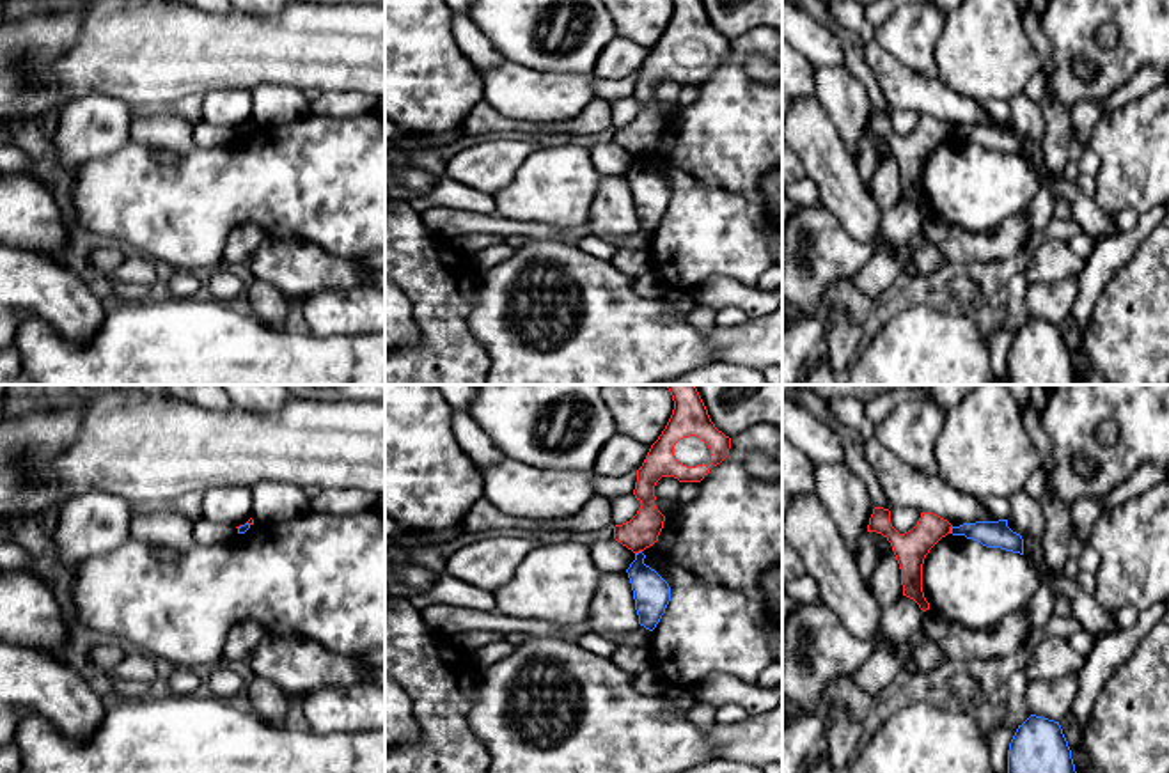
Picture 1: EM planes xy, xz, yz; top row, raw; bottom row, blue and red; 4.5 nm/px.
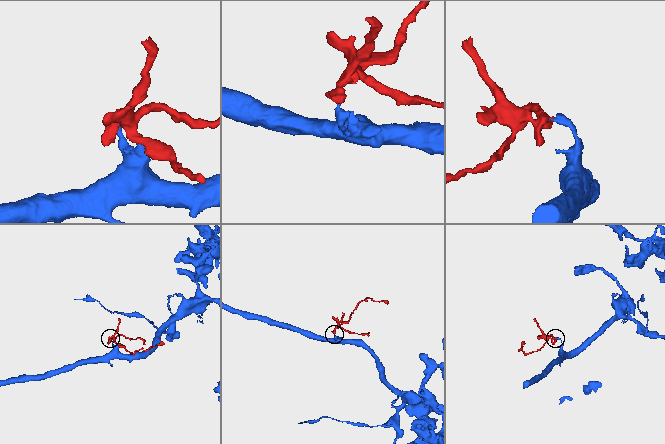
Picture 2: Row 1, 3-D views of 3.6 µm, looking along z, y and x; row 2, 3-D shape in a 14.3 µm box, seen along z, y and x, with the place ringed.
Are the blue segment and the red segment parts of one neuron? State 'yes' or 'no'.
no

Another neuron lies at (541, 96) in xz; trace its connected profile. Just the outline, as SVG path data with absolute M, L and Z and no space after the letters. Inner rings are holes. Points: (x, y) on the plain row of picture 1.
M506 60L483 76L484 101L514 121L559 122L594 99L594 73L571 74Z

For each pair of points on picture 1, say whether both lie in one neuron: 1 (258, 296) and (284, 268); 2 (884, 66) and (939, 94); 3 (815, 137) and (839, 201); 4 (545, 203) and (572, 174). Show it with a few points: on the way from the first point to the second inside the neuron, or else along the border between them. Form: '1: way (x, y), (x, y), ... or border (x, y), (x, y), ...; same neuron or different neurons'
1: border (256, 277), (270, 282), (286, 298); different neurons
2: way (898, 80), (907, 89), (925, 94); same neuron
3: way (822, 153), (839, 185); same neuron
4: way (550, 195), (564, 181); same neuron

